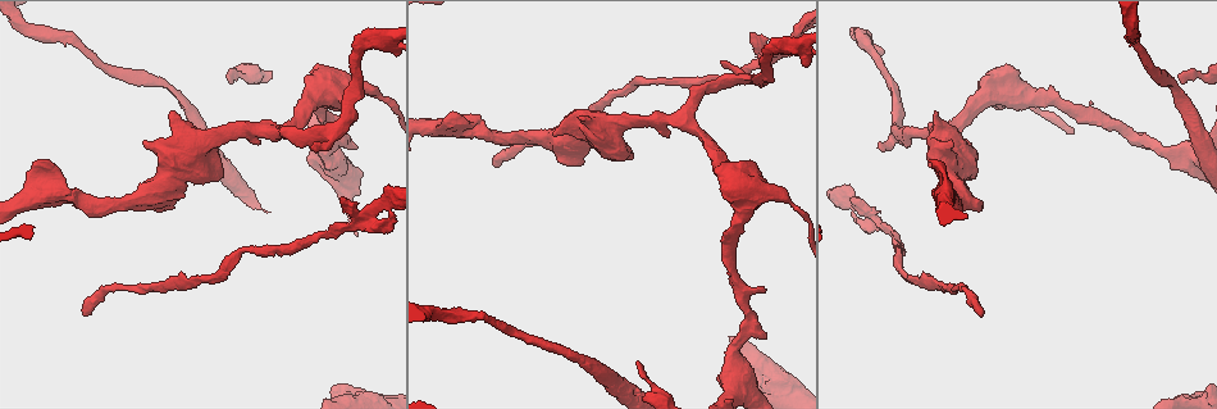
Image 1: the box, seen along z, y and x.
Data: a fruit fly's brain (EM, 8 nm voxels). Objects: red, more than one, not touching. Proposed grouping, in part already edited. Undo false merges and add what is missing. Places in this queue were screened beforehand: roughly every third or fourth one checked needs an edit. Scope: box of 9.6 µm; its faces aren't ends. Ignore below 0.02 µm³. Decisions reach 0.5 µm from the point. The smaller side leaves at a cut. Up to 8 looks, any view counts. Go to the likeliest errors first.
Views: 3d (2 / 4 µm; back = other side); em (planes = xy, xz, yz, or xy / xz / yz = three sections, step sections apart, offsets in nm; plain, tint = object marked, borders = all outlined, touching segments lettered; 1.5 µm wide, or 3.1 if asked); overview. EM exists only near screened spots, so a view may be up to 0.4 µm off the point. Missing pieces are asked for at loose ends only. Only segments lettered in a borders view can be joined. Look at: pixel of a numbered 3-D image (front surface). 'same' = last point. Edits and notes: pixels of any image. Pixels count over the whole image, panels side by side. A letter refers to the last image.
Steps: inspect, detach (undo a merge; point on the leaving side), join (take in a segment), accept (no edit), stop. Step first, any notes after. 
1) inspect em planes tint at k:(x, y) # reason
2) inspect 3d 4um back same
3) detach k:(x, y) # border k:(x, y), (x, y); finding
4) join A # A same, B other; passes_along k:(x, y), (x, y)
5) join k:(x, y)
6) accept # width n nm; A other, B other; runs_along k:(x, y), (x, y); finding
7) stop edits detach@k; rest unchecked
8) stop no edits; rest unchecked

inspect em xy step 8 borders at 1:(494, 165) # long arm stops here

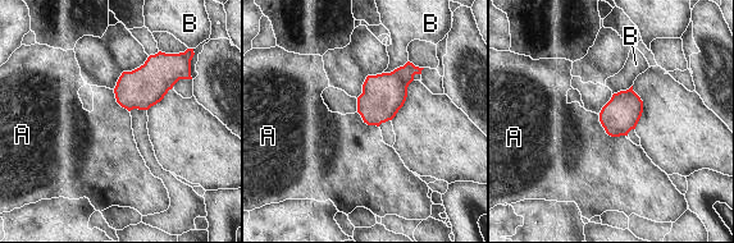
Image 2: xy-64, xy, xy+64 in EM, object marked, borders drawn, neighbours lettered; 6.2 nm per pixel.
accept # A other, B other; border 2:(407, 60), (402, 65), (384, 73); no lettered segment goes on from it

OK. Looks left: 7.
inspect 3d 4um at 1:(553, 134) # free end

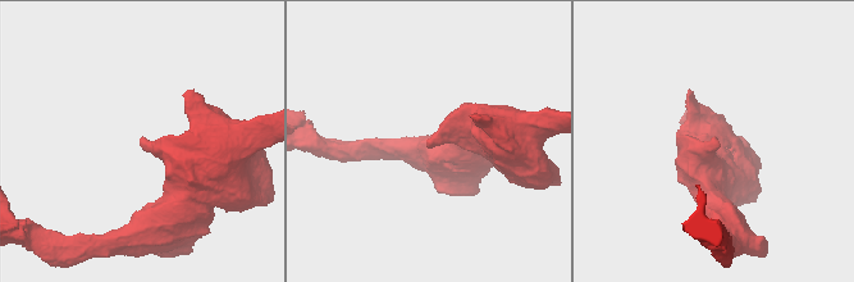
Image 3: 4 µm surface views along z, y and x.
inspect em planes borders at 3:(430, 146) # now the EM

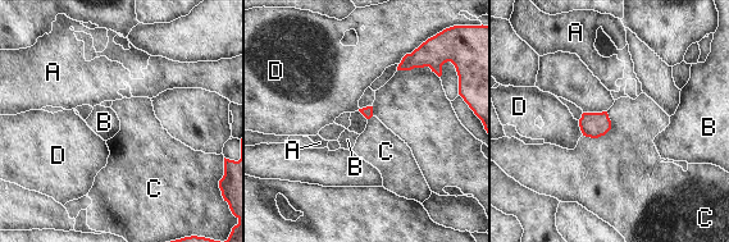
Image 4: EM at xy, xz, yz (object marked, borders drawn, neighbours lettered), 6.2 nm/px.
accept # longest_contact C 220 nm; A other, B other, C other, D other; border 4:(607, 112), (610, 128), (583, 136); none of them fits

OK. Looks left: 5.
inspect em planes plain at 1:(1178, 77) # end of a long branch

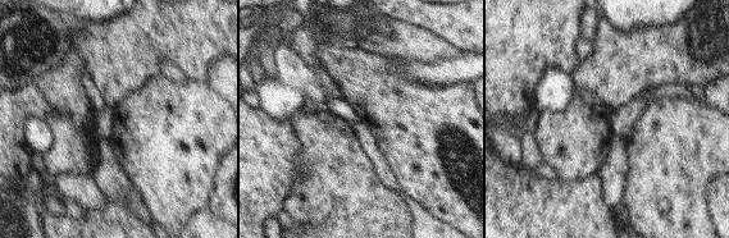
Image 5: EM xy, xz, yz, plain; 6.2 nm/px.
inspect em planes borders same

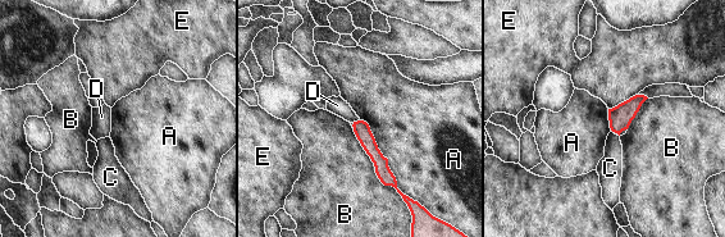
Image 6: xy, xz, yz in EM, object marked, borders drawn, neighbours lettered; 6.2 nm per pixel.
accept # width 100 nm; A other, B other, C other, D other, E other; none of them fits

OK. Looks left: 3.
stop no edits; rest unchecked

